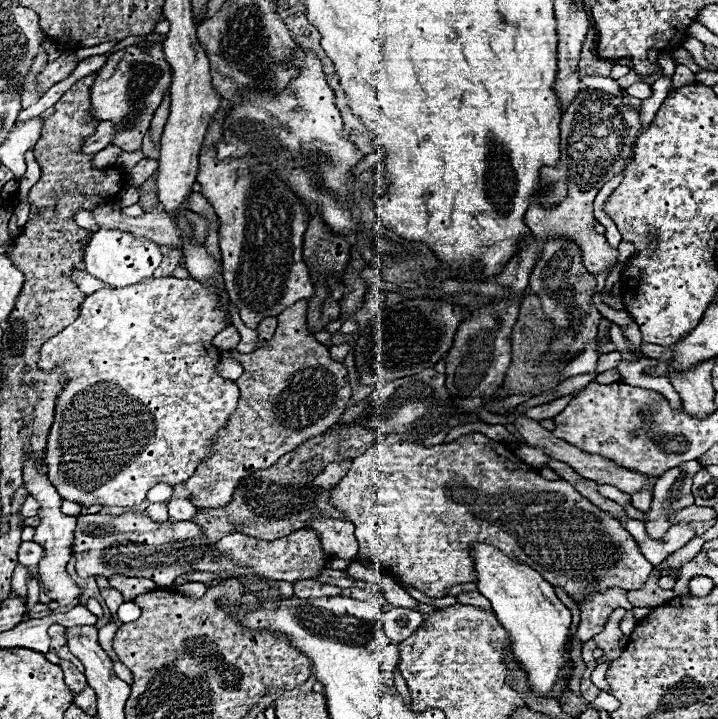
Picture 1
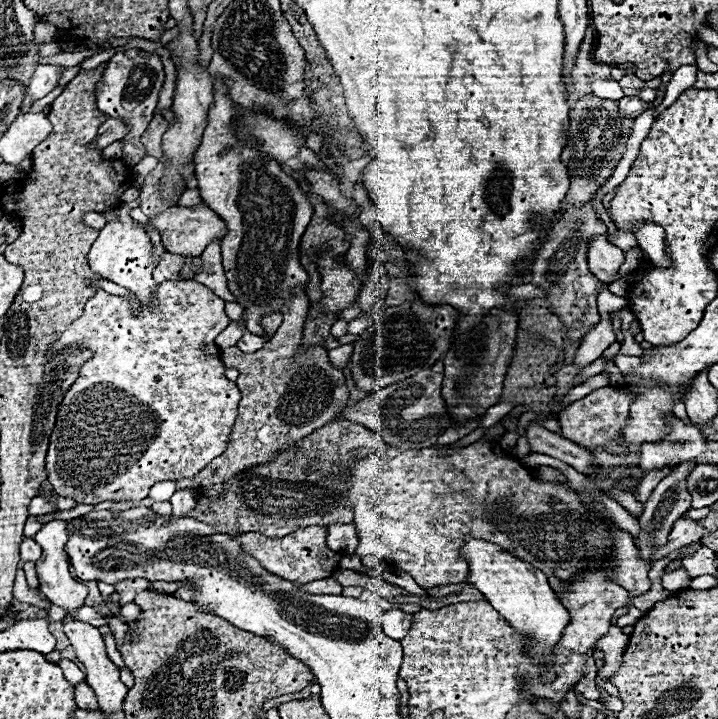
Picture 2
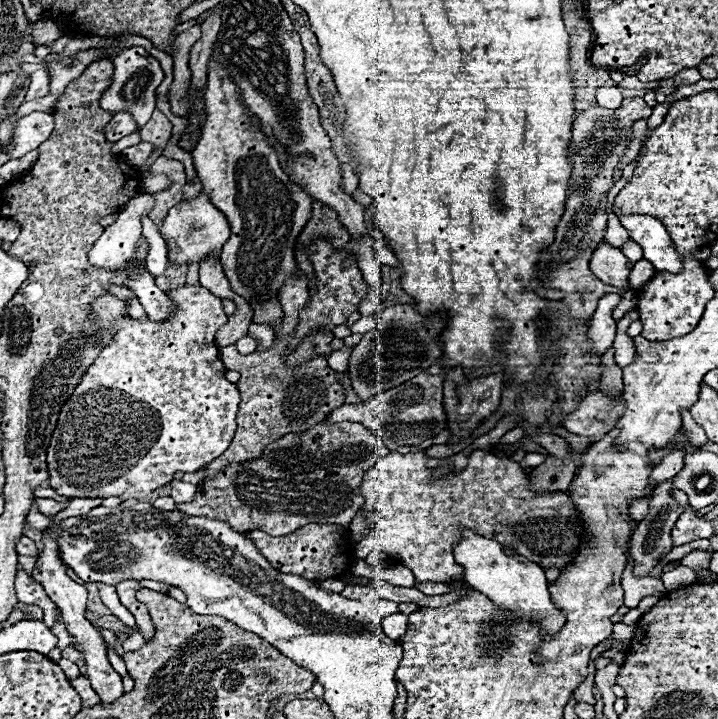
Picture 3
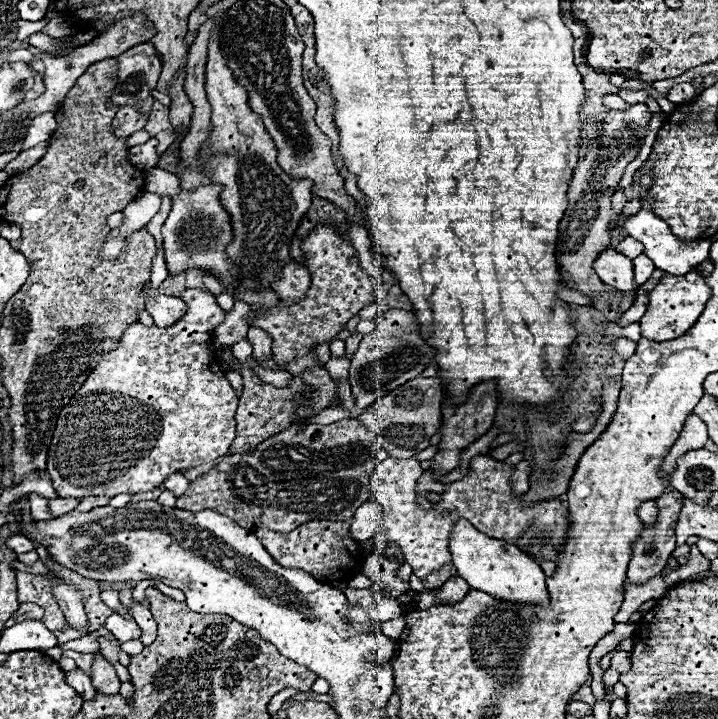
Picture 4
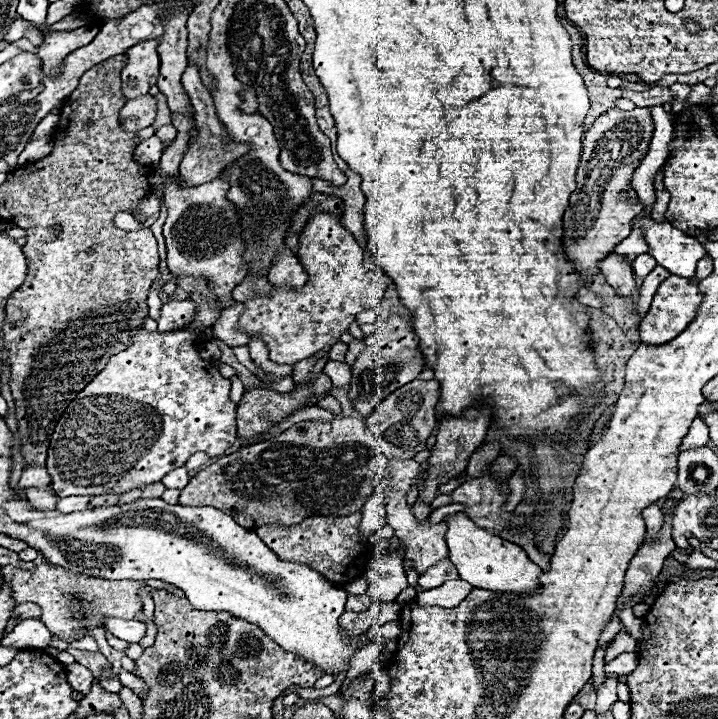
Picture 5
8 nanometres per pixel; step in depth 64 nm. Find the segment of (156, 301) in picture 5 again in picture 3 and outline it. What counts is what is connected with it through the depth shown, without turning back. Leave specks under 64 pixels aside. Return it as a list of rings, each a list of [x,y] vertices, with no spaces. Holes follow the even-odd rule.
[[[142,216],[142,226],[144,226],[144,236],[148,240],[148,256],[146,256],[146,268],[152,272],[152,276],[160,276],[166,268],[166,244],[162,234],[158,232],[156,224],[148,218]]]

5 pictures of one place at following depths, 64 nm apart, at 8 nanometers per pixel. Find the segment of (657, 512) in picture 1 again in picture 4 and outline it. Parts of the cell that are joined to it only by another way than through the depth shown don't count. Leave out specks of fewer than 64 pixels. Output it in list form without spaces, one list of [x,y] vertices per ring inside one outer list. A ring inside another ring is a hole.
[[[666,488],[662,492],[660,498],[656,498],[656,508],[658,508],[658,516],[654,524],[646,524],[644,530],[640,532],[640,536],[636,538],[634,546],[632,546],[632,558],[630,558],[630,566],[628,566],[628,580],[632,584],[644,584],[646,580],[658,576],[662,572],[662,568],[666,566],[666,560],[670,558],[672,550],[676,548],[676,540],[674,540],[674,524],[678,520],[680,508],[684,506],[684,496],[680,492],[676,492],[674,488]]]

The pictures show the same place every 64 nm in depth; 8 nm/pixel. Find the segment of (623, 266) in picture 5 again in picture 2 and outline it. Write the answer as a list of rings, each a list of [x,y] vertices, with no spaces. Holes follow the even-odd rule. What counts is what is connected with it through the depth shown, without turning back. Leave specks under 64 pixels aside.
[[[606,236],[588,238],[588,268],[606,284],[614,282],[620,264],[624,262],[624,254],[618,246],[610,244]]]

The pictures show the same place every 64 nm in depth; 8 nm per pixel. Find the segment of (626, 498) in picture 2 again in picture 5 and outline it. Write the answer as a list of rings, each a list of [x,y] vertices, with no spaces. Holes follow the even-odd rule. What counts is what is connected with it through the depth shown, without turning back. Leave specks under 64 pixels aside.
[[[650,504],[644,512],[644,522],[646,522],[646,528],[648,528],[648,538],[652,538],[660,528],[662,528],[662,520],[664,520],[664,514],[660,510],[658,504]]]

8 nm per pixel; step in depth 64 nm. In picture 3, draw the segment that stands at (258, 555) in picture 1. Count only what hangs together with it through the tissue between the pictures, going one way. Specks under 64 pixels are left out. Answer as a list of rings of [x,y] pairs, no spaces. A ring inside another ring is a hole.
[[[308,524],[288,536],[268,536],[266,532],[248,532],[248,538],[272,568],[286,574],[304,576],[304,580],[320,582],[328,578],[342,578],[354,560],[354,546],[342,536],[342,526],[336,524]]]

